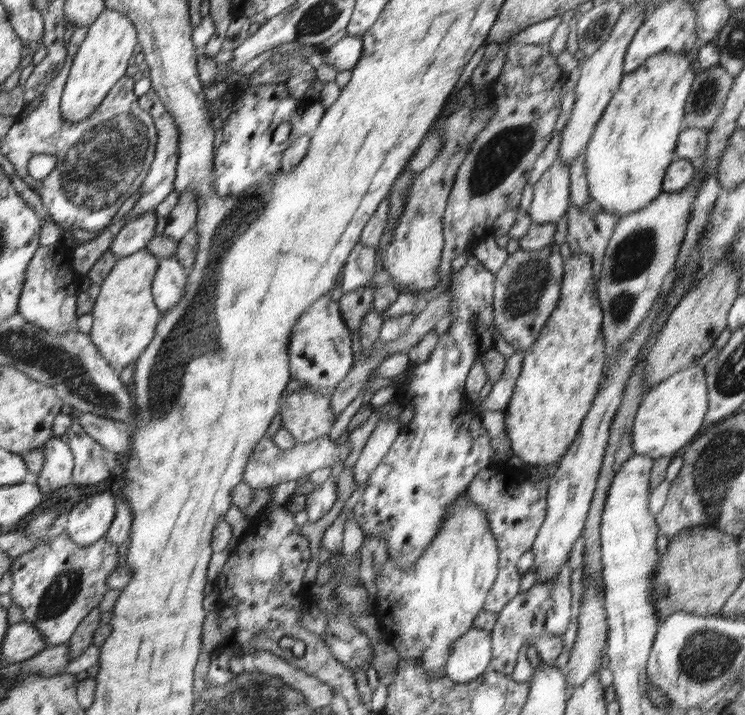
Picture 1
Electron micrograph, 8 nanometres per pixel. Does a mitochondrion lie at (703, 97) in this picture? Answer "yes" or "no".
yes

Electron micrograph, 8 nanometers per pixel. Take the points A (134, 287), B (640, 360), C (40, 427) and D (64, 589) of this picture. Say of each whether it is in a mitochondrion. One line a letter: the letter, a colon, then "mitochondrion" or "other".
A: other
B: other
C: other
D: mitochondrion

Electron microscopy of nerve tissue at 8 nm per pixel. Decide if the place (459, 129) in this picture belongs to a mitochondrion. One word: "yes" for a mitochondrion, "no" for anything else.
yes

